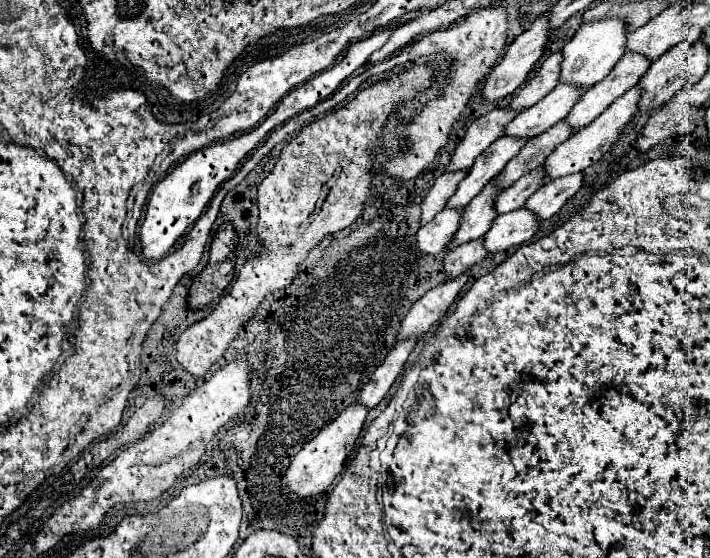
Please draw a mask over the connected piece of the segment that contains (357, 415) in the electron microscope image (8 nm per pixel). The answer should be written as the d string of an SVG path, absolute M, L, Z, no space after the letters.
M349 405L315 439L311 439L307 445L303 445L303 449L291 459L291 463L285 471L287 487L291 489L291 493L295 493L299 499L307 499L307 497L315 497L315 495L327 491L327 487L335 481L337 475L341 475L347 459L351 457L351 453L355 449L355 441L357 441L357 437L361 433L361 427L365 423L365 417L367 417L365 407Z

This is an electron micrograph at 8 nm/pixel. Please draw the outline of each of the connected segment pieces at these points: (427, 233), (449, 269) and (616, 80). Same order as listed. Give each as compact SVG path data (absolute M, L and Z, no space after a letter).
M443 209L433 221L429 221L429 225L423 225L417 231L417 249L427 255L439 255L441 249L445 249L445 241L453 237L453 229L457 229L457 217L461 217L461 213L453 213L453 209Z
M481 239L477 241L469 241L465 245L461 245L461 249L453 249L453 253L449 253L449 257L445 257L443 261L443 271L447 275L447 279L455 279L463 273L467 273L475 263L483 261L487 257Z
M627 53L623 55L617 65L611 69L611 73L595 83L591 89L587 89L577 103L573 105L573 109L567 113L565 121L569 125L573 125L573 131L583 129L585 125L589 125L593 119L597 119L617 97L621 97L627 89L635 87L637 81L641 79L641 73L645 73L645 69L651 63L645 61L645 57L637 55L637 53Z

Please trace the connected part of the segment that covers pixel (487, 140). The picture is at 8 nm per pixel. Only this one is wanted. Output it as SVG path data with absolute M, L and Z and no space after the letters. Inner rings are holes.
M493 109L477 117L469 127L465 137L459 141L451 161L445 165L445 171L465 171L473 165L477 155L481 155L495 139L501 137L501 129L517 117L517 111Z

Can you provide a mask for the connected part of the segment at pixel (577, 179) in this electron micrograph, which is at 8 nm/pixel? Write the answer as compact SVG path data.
M583 173L559 177L557 181L547 181L527 199L525 209L529 209L541 221L551 219L565 205L565 201L579 191L581 183L583 183Z

